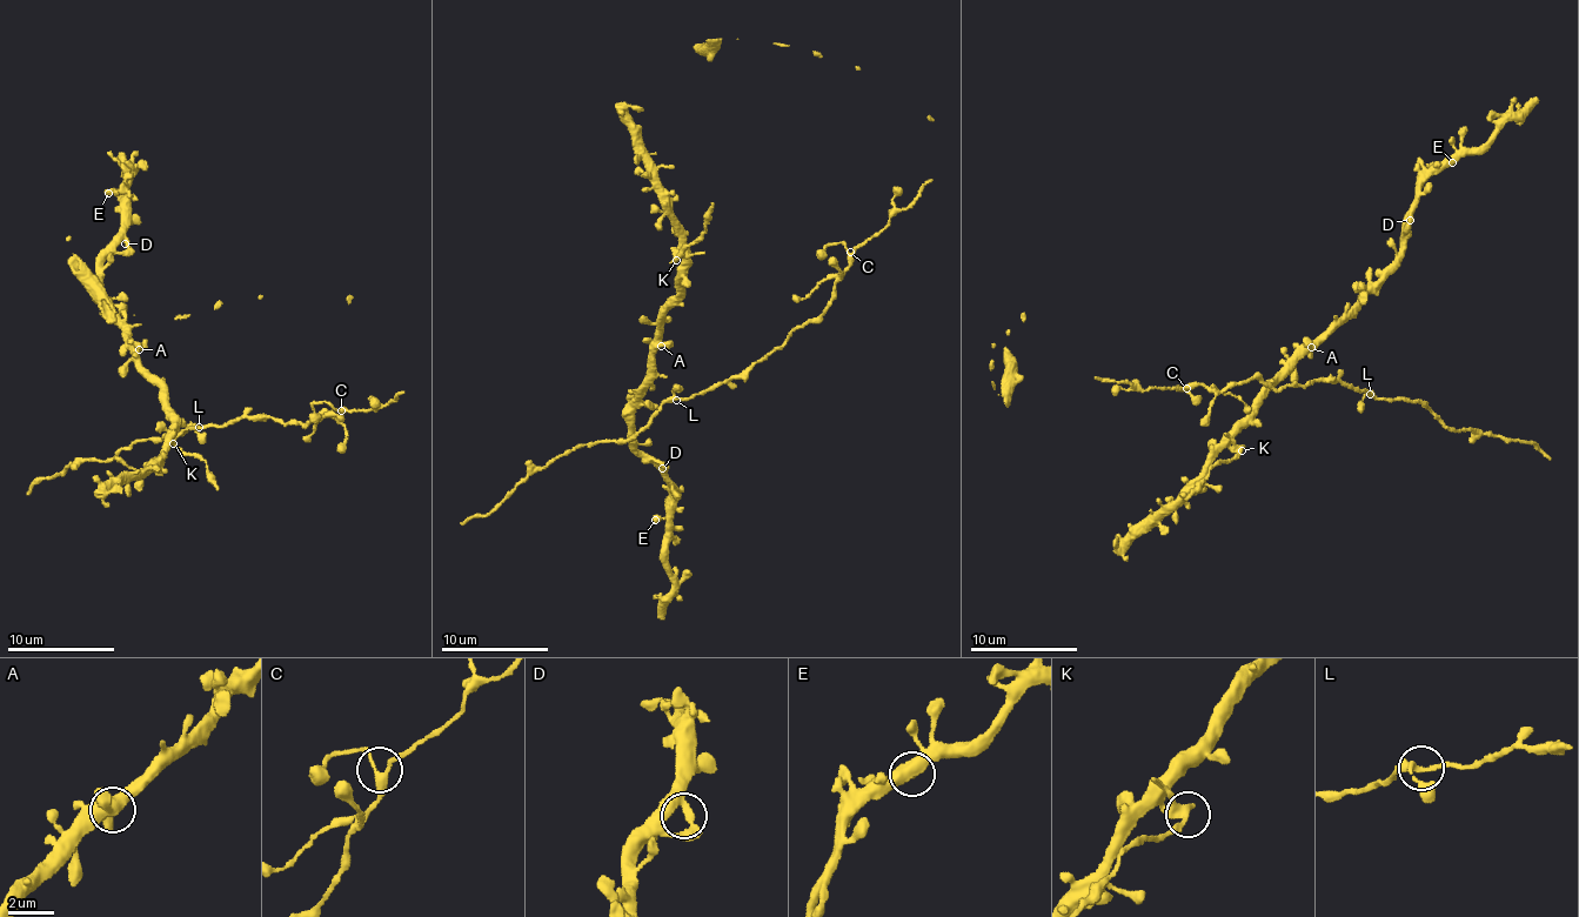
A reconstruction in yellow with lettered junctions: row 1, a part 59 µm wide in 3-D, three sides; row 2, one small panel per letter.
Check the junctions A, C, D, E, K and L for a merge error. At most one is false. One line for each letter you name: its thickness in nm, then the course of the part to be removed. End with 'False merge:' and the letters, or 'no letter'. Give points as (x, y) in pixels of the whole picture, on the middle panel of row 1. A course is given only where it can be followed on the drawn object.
K: Thickness 320 nm. Course of the part to remove: (677, 260), (687, 243), (697, 243), (706, 231), (711, 203)
False merge: K

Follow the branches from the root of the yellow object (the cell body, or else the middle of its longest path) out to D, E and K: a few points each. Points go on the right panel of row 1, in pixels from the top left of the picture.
D: (1299, 359), (1302, 348), (1340, 319), (1378, 280), (1403, 248), (1402, 232), (1410, 220)
E: (1299, 359), (1302, 348), (1340, 319), (1378, 280), (1403, 248), (1416, 187), (1446, 158), (1452, 162)
K: (1299, 359), (1288, 373), (1259, 394), (1256, 416), (1236, 432), (1233, 443), (1240, 449)

